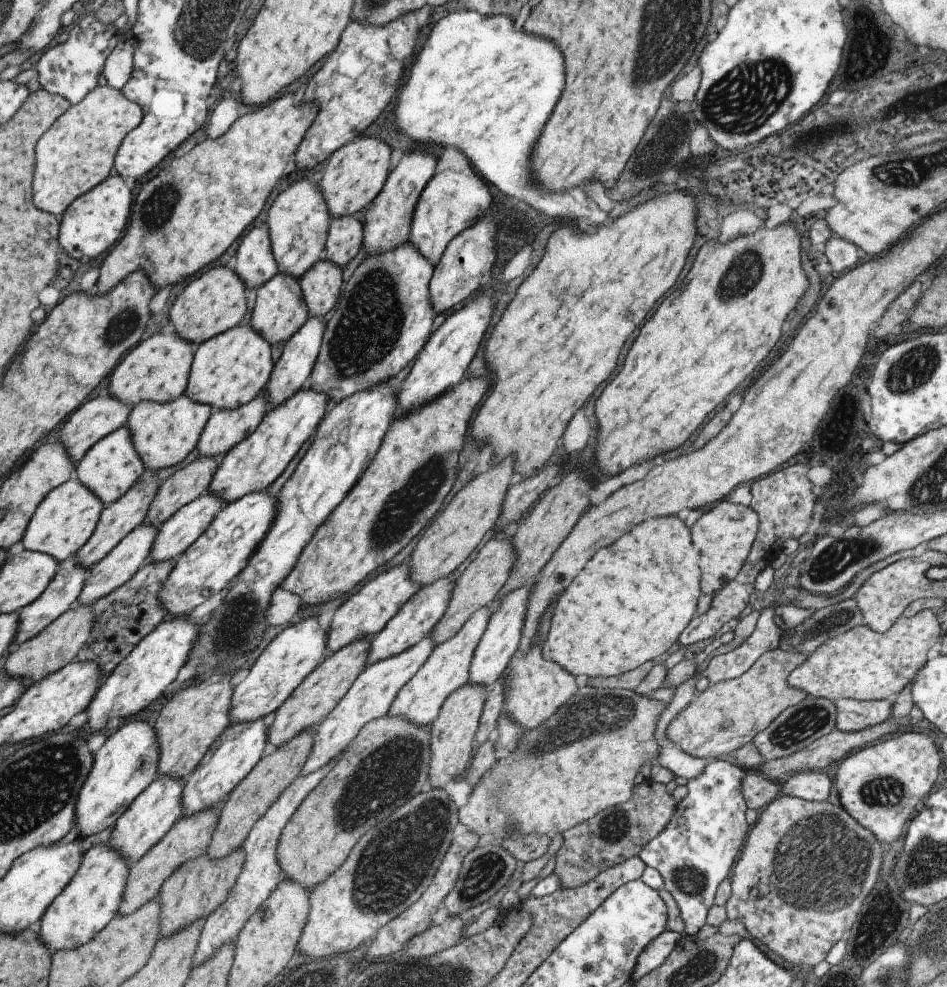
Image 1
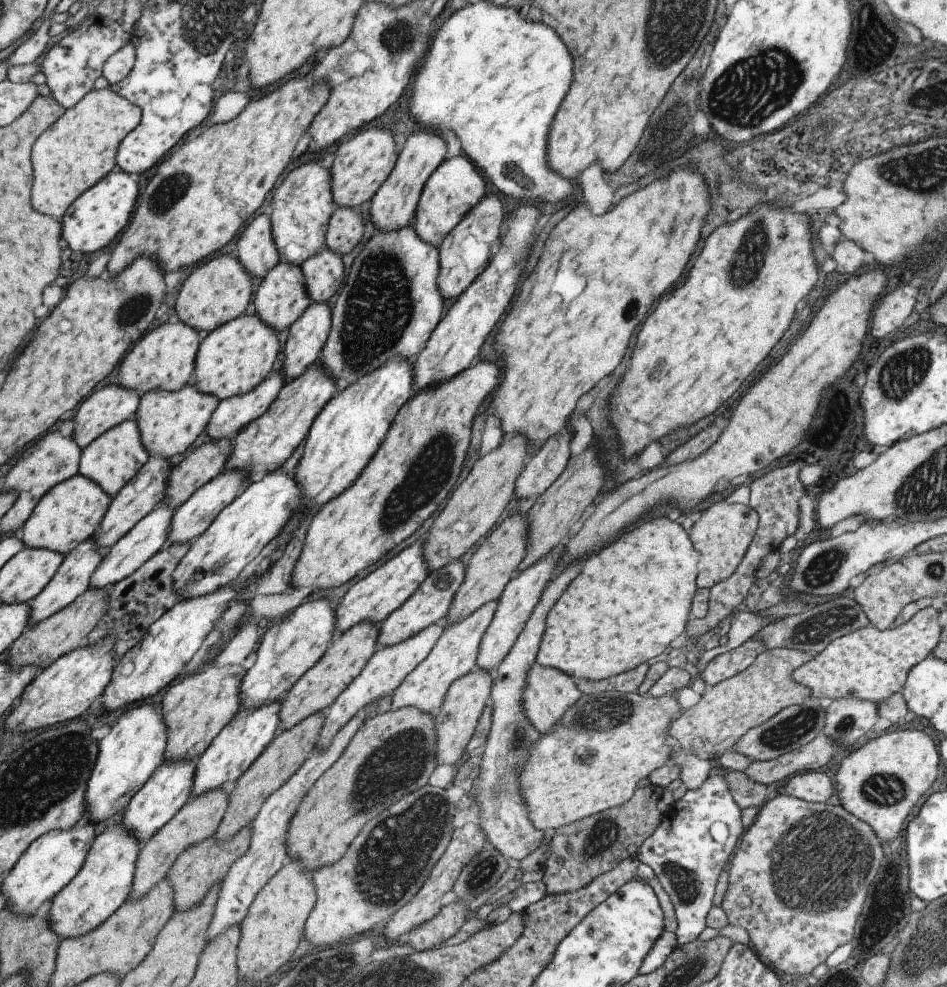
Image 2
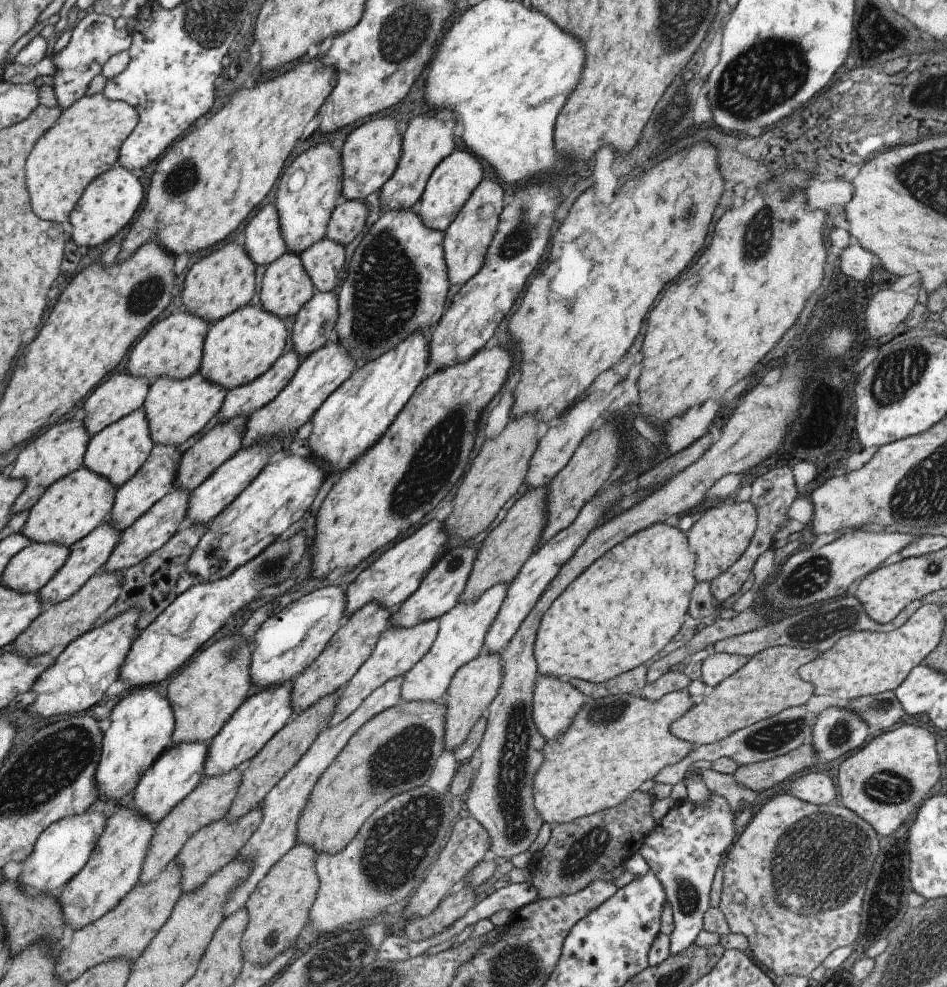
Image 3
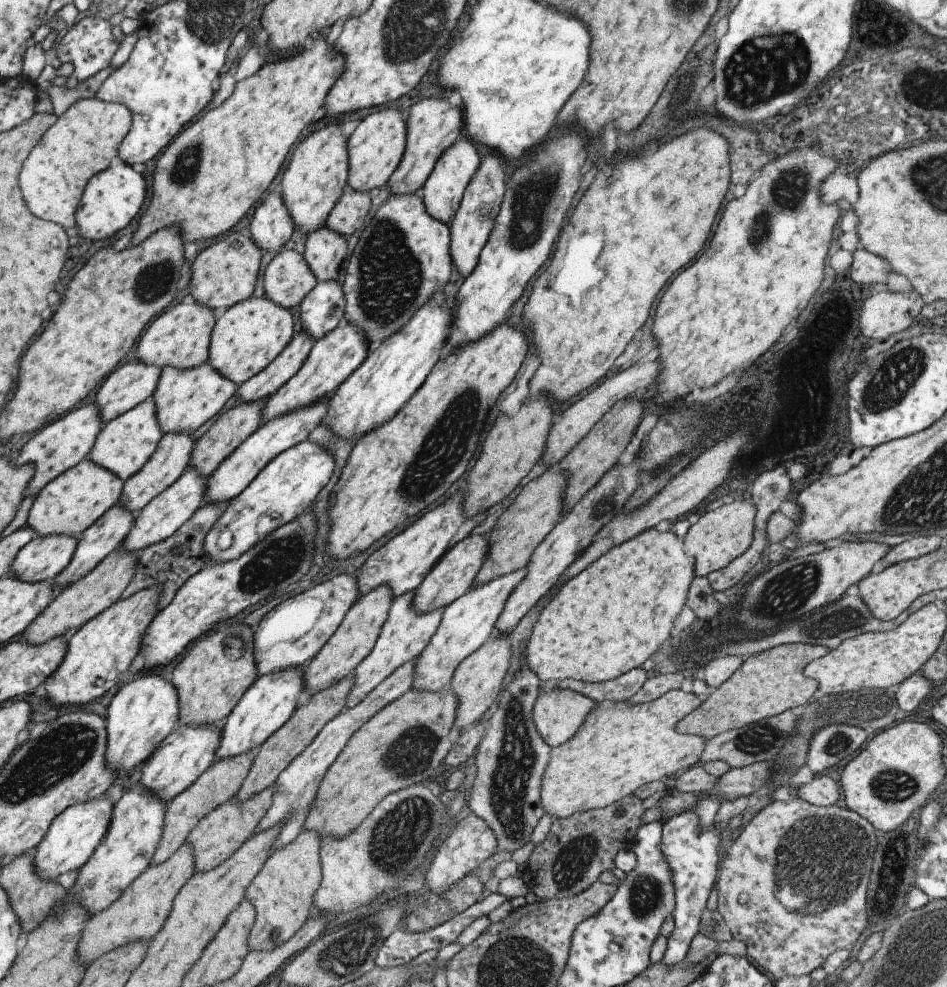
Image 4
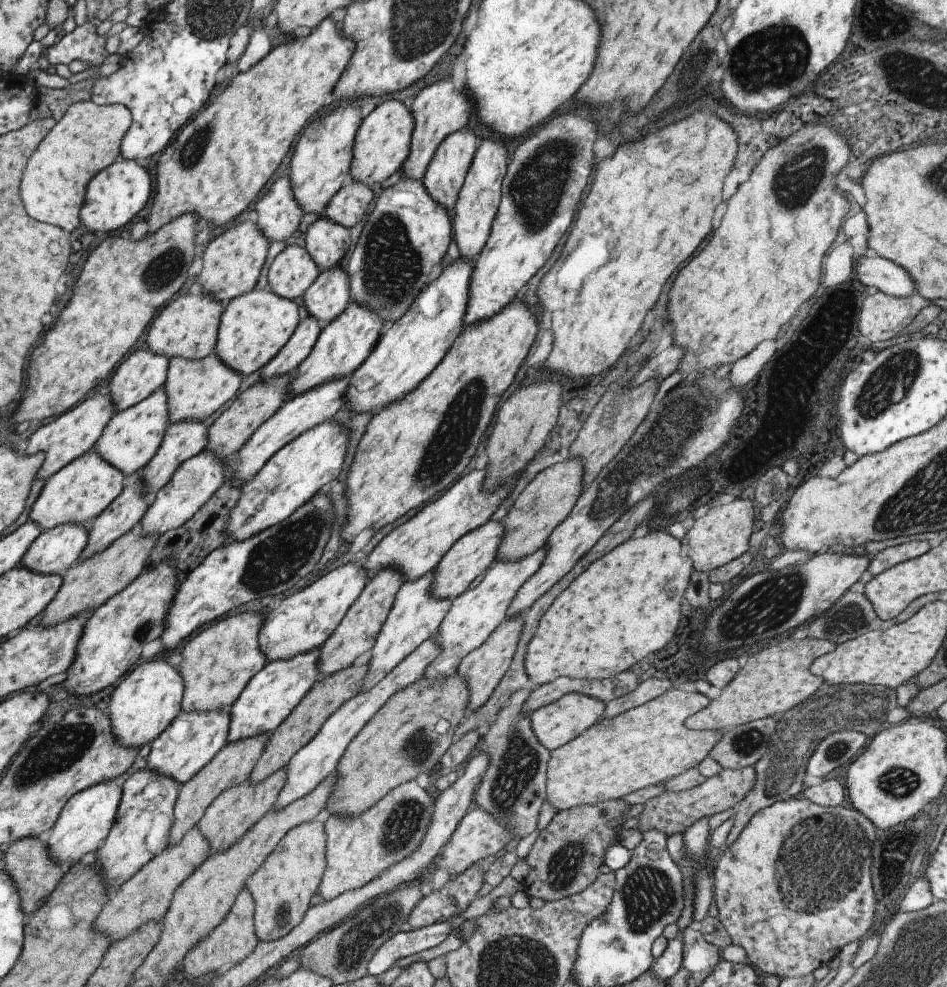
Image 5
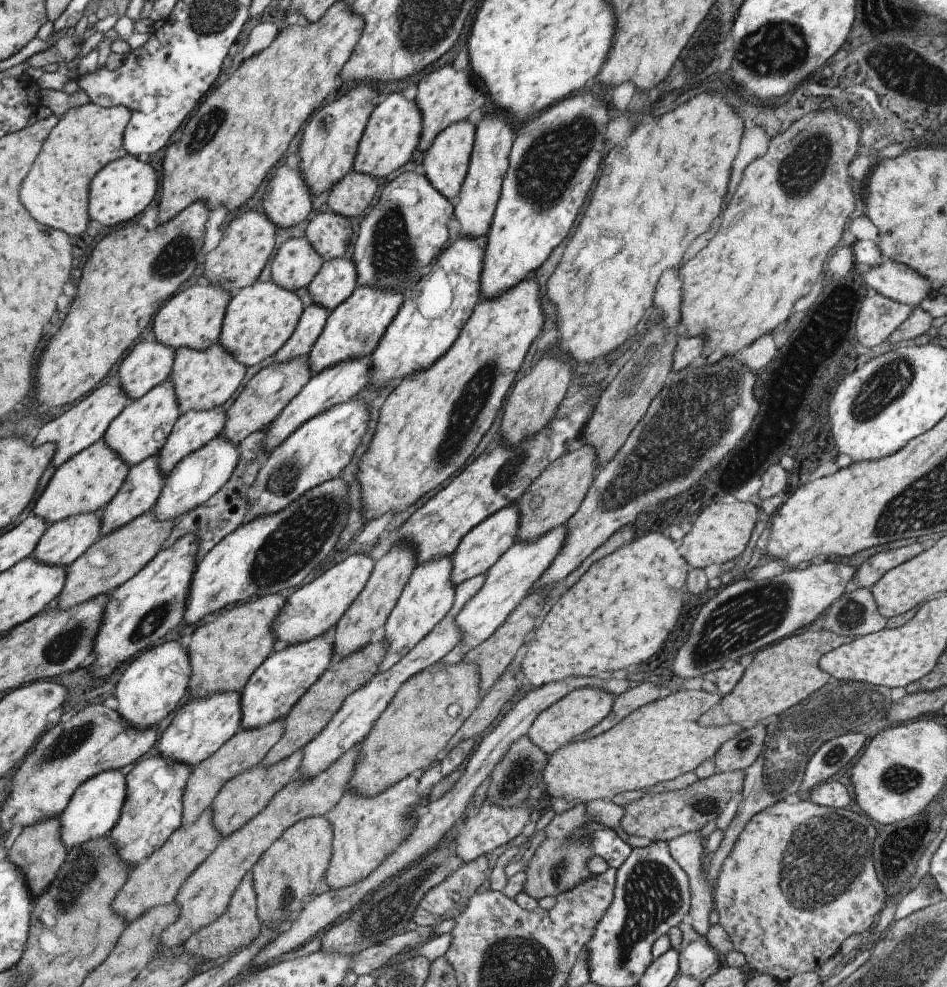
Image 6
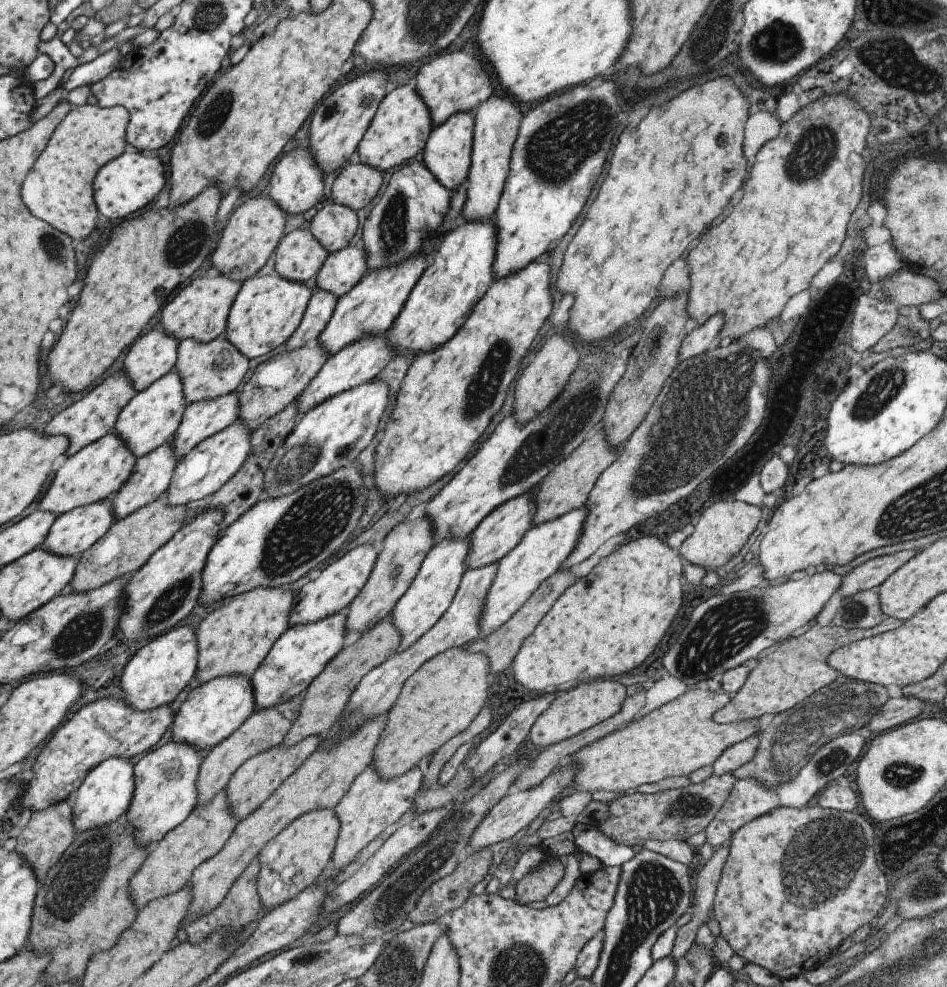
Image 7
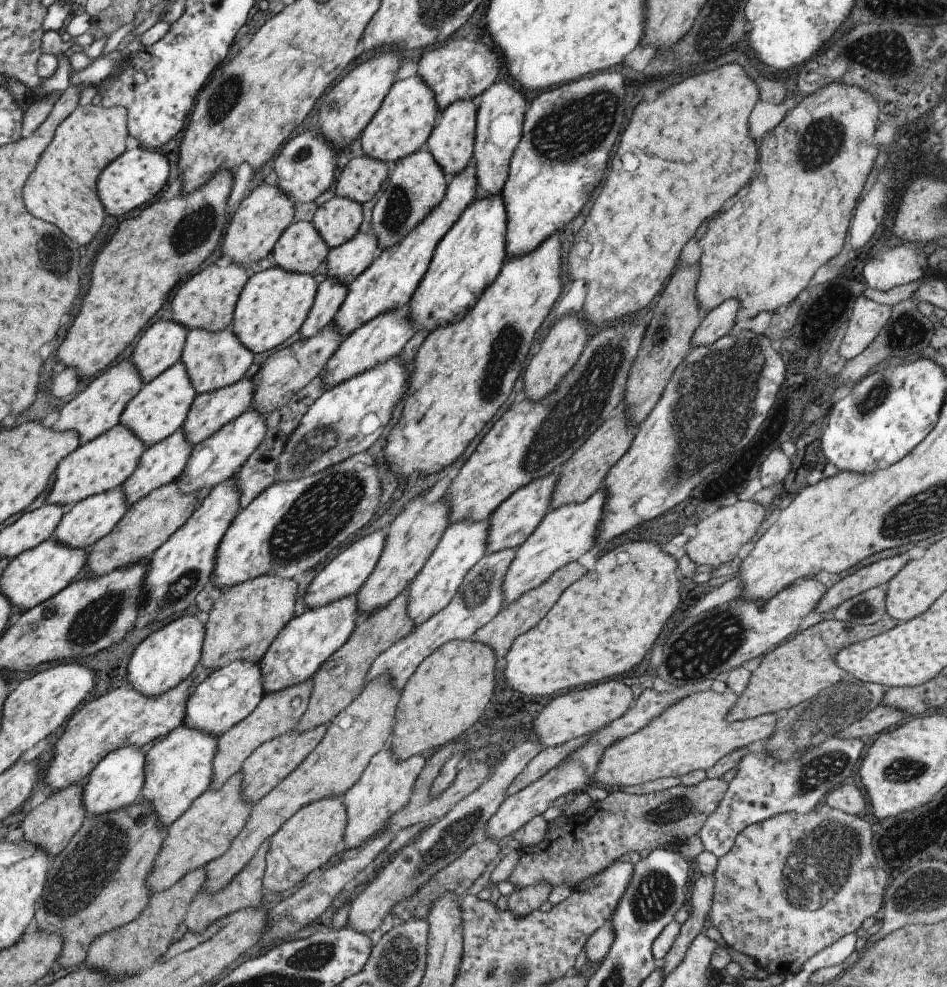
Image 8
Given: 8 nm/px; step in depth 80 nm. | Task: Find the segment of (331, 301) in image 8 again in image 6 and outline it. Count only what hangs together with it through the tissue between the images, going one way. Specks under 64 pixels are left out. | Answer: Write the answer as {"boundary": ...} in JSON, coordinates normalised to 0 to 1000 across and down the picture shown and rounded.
{"boundary":[[[333,307],[320,313],[312,334],[289,359],[287,369],[302,368],[307,364],[324,360],[339,338],[346,317],[340,310]]]}

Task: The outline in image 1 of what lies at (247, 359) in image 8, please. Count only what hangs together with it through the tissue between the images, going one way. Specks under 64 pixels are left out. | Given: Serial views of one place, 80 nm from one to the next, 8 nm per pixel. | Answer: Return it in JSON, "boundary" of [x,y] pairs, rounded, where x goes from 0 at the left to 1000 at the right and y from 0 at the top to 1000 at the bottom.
{"boundary":[[[194,399],[177,408],[149,406],[137,415],[130,432],[136,437],[138,450],[152,476],[164,479],[191,468],[204,456],[224,416],[219,410],[204,407]]]}

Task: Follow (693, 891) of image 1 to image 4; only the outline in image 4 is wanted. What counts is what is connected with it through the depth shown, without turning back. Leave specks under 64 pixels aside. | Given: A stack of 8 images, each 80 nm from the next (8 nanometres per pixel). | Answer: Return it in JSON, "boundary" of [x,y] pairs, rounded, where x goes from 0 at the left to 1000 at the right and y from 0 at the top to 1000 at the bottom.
{"boundary":[[[723,821],[698,835],[696,861],[706,877],[711,906],[713,906],[713,918],[710,926],[712,940],[709,947],[703,950],[703,960],[700,971],[698,971],[698,977],[711,979],[723,970],[730,950],[737,944],[741,923],[746,921],[746,912],[755,895],[758,877],[757,865],[759,865],[761,849],[759,849],[760,843],[757,843],[757,839],[751,838],[738,843],[738,829],[732,821]]]}

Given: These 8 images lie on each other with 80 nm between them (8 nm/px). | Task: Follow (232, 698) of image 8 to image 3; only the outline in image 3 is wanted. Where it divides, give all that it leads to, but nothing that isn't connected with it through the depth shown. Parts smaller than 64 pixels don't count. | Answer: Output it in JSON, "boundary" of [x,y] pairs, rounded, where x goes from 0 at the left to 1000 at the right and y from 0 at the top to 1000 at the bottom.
{"boundary":[[[189,752],[189,754],[178,755],[164,768],[164,772],[153,780],[144,793],[140,806],[138,806],[138,817],[164,836],[183,817],[187,817],[187,813],[194,811],[195,806],[208,796],[213,788],[219,760],[221,760],[219,752],[216,754]]]}

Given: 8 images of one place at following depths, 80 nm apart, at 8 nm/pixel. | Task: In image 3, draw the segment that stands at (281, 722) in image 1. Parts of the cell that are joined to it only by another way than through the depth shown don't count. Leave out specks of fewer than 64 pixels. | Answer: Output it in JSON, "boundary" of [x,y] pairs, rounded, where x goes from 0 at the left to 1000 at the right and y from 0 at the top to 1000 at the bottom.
{"boundary":[[[390,610],[390,612],[381,614],[377,621],[373,620],[365,624],[359,636],[339,659],[339,663],[308,689],[307,717],[310,720],[309,725],[318,719],[326,717],[328,713],[333,713],[337,707],[357,701],[366,694],[369,687],[390,666],[398,648],[404,644],[409,634],[412,634],[412,621],[413,619],[400,614],[398,610]]]}

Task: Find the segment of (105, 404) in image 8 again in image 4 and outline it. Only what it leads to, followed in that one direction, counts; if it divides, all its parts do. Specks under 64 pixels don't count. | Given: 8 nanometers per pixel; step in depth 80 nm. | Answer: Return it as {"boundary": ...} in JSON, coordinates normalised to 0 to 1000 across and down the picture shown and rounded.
{"boundary":[[[98,407],[88,411],[88,413],[81,413],[81,415],[73,417],[71,421],[58,426],[56,430],[43,434],[37,442],[33,442],[33,446],[26,448],[20,462],[16,464],[18,472],[24,472],[26,468],[31,468],[31,470],[35,470],[36,474],[35,482],[25,494],[23,505],[33,502],[38,503],[59,482],[92,464],[94,455],[108,432],[103,424],[103,412]]]}

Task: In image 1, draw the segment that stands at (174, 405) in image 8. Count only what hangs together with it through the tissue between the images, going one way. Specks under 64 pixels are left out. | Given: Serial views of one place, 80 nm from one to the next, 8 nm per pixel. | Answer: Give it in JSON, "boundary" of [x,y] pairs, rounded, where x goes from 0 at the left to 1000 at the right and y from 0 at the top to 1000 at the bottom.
{"boundary":[[[132,432],[112,440],[90,458],[86,466],[78,472],[78,484],[108,509],[115,513],[127,506],[148,484],[152,472],[138,450],[136,437]]]}

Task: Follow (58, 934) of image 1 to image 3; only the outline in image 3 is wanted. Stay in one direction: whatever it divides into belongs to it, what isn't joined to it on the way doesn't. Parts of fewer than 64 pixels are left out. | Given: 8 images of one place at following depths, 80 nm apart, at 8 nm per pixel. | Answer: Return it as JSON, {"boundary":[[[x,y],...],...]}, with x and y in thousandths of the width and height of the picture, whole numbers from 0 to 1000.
{"boundary":[[[127,817],[112,831],[109,843],[97,865],[94,865],[90,877],[68,897],[69,900],[67,899],[64,904],[60,905],[71,943],[88,940],[107,930],[140,901],[147,892],[151,869],[162,849],[162,841],[163,835],[153,827],[149,827],[140,817]]]}

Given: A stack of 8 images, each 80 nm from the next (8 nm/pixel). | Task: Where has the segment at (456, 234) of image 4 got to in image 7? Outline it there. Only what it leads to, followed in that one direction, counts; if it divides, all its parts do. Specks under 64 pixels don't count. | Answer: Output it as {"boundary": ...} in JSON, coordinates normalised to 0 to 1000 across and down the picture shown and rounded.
{"boundary":[[[518,96],[512,103],[504,107],[498,134],[498,151],[496,154],[496,167],[492,176],[492,189],[486,218],[493,226],[514,226],[522,217],[526,208],[530,188],[535,178],[539,154],[544,144],[550,116],[546,103],[535,97]]]}

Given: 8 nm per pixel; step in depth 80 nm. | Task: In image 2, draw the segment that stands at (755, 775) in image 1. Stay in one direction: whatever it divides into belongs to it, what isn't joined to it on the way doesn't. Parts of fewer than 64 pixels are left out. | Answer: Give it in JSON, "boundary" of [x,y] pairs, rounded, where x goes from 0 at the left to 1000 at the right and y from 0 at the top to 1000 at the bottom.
{"boundary":[[[768,781],[765,785],[773,810],[780,819],[801,819],[810,809],[810,798],[807,794],[788,787],[786,781]]]}

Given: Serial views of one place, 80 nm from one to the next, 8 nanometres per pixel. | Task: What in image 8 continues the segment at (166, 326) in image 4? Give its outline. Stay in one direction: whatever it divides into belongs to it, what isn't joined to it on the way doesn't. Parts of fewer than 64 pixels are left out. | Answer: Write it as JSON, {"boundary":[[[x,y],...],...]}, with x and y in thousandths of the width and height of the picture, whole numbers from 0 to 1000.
{"boundary":[[[241,262],[237,265],[229,263],[189,290],[181,305],[180,324],[197,334],[212,333],[220,337],[242,332],[246,311],[263,280],[263,274],[254,268],[245,266]]]}

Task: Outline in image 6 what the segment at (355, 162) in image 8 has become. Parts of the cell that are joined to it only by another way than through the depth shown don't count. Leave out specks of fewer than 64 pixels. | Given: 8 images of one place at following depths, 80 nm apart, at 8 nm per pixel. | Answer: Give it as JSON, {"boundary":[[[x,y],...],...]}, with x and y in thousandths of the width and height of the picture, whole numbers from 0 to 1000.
{"boundary":[[[371,172],[351,188],[344,206],[354,217],[373,221],[392,207],[396,193],[398,185],[395,180]]]}

